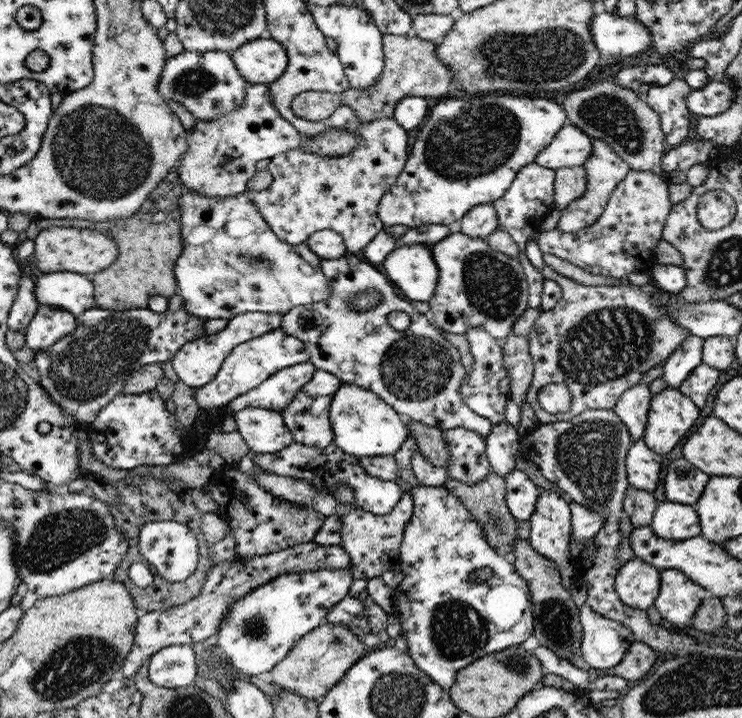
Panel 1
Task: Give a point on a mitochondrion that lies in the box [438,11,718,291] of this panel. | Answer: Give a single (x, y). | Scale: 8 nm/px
(551, 56)

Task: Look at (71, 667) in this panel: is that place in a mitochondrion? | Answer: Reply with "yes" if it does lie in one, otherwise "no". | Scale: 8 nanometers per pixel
yes

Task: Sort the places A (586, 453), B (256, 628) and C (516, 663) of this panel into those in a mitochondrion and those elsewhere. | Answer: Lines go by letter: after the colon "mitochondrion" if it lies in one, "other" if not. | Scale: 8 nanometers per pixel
A: mitochondrion
B: mitochondrion
C: mitochondrion

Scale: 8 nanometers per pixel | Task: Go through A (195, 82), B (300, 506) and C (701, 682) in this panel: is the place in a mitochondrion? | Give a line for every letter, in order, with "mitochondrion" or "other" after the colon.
A: mitochondrion
B: other
C: mitochondrion

